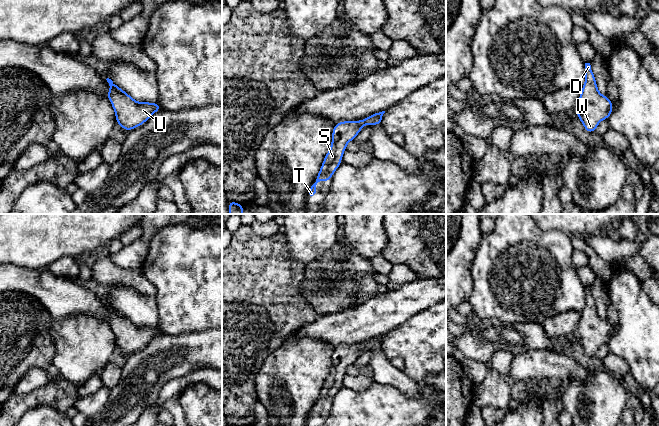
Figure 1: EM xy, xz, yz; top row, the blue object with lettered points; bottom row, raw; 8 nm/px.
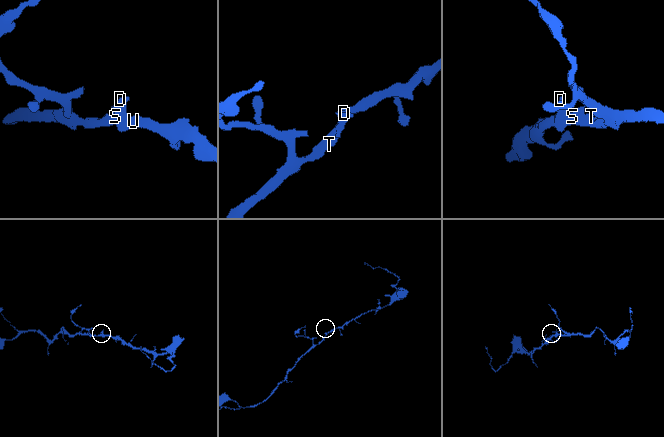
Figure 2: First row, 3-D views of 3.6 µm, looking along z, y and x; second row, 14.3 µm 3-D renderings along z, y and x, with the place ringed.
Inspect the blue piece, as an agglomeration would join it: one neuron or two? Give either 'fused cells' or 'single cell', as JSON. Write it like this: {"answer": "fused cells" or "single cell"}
{"answer": "single cell"}

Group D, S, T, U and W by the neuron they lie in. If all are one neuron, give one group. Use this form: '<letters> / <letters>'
D S T U W

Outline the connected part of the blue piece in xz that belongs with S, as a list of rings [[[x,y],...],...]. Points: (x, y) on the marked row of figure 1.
[[[385,111],[369,115],[358,121],[342,121],[336,123],[332,130],[331,147],[324,157],[320,171],[309,188],[307,198],[312,199],[317,194],[319,181],[332,181],[332,175],[342,163],[343,153],[349,141],[355,140],[364,125],[383,125],[382,116]]]

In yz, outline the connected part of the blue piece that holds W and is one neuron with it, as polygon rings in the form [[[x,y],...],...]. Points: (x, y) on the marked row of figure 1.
[[[585,63],[585,83],[575,107],[584,129],[590,134],[596,131],[598,124],[604,119],[608,120],[614,112],[612,105],[607,95],[600,94],[590,63]]]

